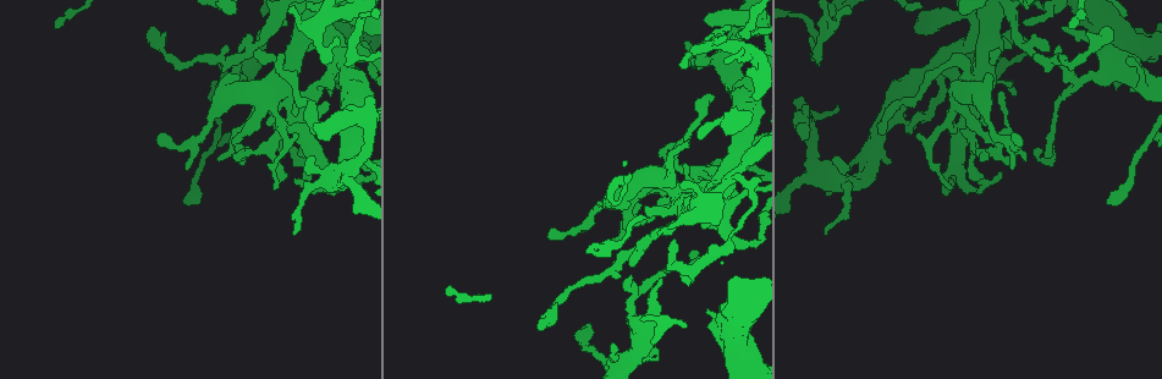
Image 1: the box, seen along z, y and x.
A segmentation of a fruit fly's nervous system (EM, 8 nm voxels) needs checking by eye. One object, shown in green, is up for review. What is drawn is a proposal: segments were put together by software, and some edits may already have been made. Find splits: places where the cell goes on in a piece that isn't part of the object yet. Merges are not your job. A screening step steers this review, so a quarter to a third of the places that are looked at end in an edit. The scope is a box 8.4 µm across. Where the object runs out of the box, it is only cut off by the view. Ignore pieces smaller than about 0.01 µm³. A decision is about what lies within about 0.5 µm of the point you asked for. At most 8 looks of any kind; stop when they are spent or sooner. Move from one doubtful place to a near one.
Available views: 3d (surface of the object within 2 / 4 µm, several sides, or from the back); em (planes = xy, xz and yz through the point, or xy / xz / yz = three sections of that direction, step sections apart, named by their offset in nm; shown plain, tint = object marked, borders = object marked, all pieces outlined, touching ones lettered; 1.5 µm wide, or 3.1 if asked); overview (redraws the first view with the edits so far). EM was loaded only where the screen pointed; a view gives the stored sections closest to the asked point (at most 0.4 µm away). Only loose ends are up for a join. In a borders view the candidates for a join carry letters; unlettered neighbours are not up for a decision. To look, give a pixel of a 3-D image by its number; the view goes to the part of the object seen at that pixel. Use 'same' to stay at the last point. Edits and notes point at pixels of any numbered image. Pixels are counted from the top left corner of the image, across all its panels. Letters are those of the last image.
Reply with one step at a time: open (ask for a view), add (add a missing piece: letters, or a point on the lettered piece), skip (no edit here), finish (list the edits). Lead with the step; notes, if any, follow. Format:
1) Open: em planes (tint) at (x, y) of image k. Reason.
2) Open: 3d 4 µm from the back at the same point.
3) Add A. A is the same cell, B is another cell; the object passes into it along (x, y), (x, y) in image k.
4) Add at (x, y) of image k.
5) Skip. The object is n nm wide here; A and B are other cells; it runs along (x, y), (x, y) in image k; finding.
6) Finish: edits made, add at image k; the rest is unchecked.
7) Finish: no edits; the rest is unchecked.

Open: 3d 2 µm at (1116, 88) of image 1. Thin end.

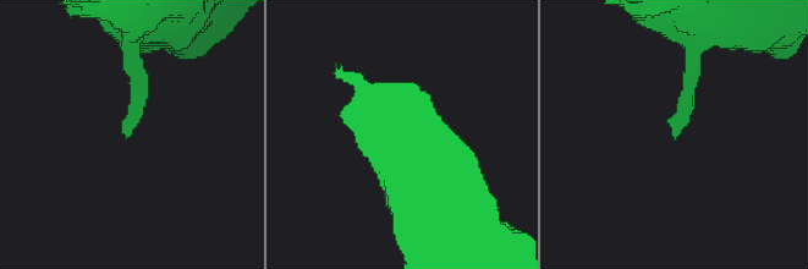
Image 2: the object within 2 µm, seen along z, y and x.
Open: em xy step 8 (borders) at (676, 135) of image 2. Need the tissue.

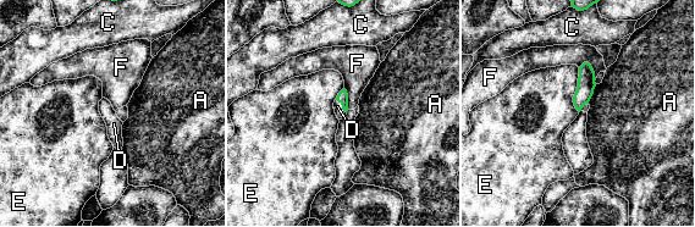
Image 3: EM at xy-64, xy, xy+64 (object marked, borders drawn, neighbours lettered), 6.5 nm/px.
Add D. The object is 80 nm wide here; the longest contact is with E, 300 nm; D is the same cell, A, C, E and F are other cells; it goes on there.

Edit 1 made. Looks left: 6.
Open: overview. Redraw.

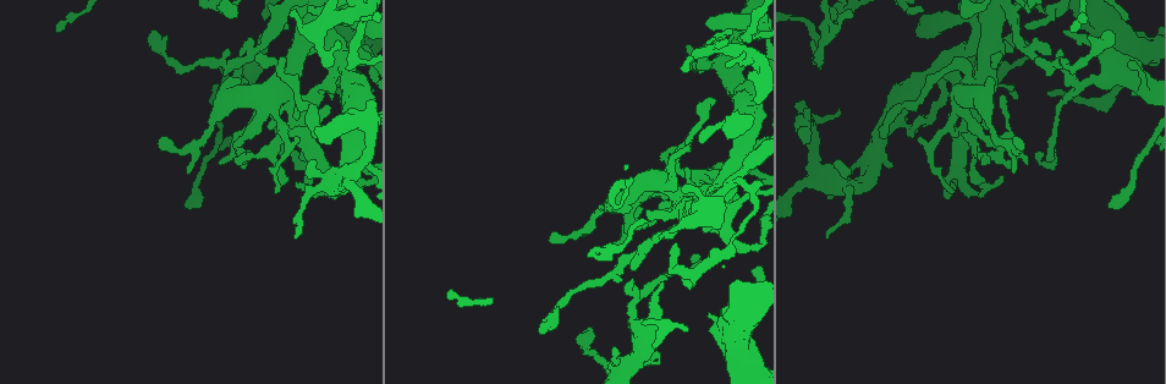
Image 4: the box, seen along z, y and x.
Open: em xy step 8 (borders) at (333, 97) of image 4. Thin end.

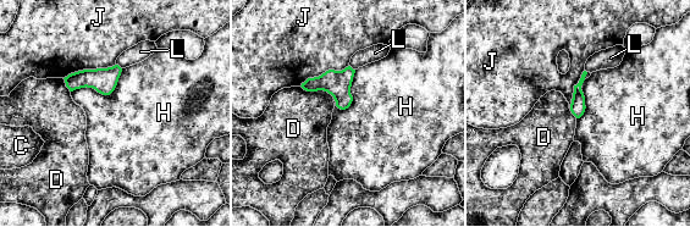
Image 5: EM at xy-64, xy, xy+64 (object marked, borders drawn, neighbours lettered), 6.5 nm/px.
Open: em planes (borders) at the same point.

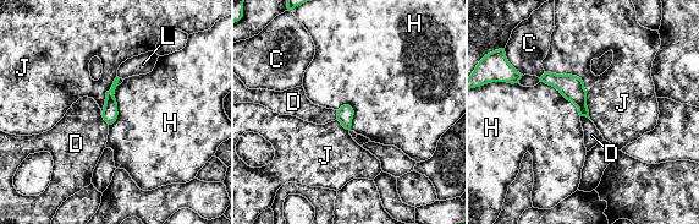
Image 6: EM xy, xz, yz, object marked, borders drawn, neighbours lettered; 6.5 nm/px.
Skip. C, D, H, J and L are other cells; a border runs along (540, 80), (554, 86), (581, 115) in image 6; no lettered piece goes on from it.

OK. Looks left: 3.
Open: em planes (borders) at (306, 178) of image 4. Tapers out.

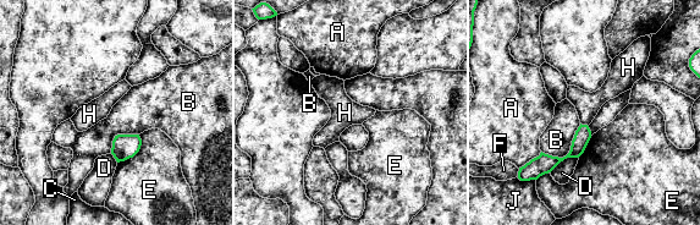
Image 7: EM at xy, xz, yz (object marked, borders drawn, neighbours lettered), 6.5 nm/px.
Skip. A, B, C, D, E, F, H and J are other cells; it runs along (585, 129), (568, 155), (523, 170) in image 7; none of them fits.

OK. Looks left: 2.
Finish: edits made, add at image 3; the rest is unchecked.

